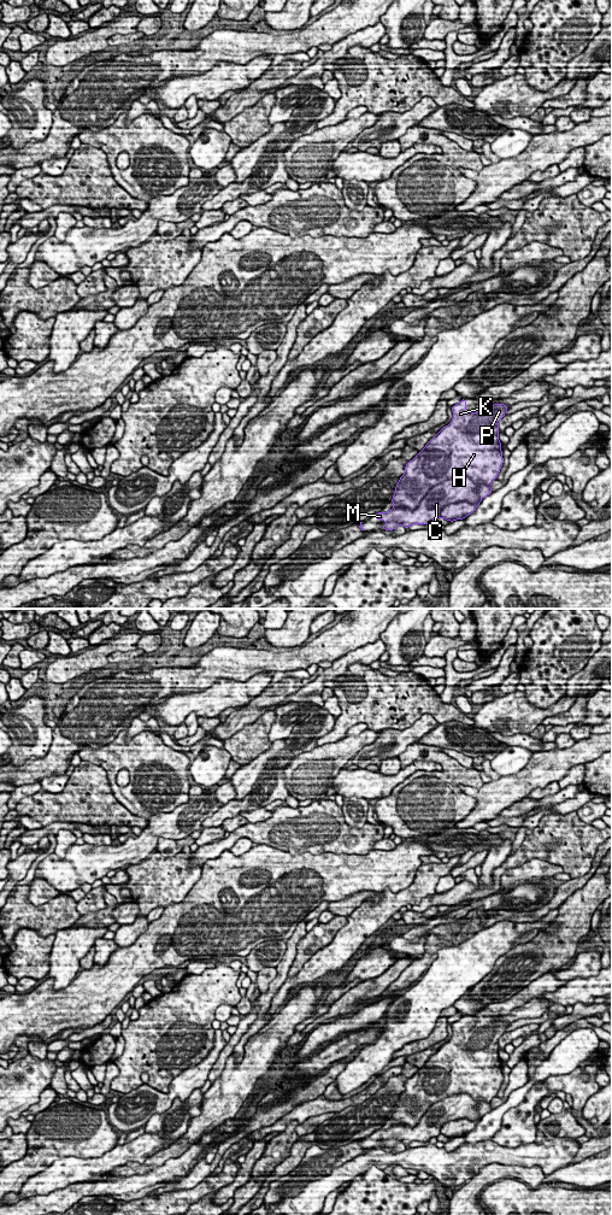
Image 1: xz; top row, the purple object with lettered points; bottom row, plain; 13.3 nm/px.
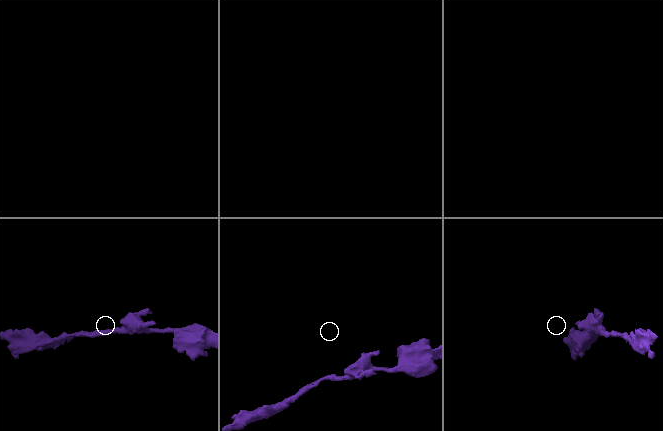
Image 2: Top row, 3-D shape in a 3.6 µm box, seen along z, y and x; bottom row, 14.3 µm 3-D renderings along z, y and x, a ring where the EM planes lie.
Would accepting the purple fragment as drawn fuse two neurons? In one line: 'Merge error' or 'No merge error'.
Merge error

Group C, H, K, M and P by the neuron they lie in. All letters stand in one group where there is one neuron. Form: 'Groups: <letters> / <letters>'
Groups: C M / H K P

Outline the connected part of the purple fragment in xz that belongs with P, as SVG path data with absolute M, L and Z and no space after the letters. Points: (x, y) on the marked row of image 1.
M466 399L452 406L452 422L443 427L425 447L405 465L405 474L395 486L390 503L407 509L417 509L426 493L447 480L466 476L487 486L496 480L504 463L499 440L499 422L506 415L507 405L493 404L488 410L466 412Z

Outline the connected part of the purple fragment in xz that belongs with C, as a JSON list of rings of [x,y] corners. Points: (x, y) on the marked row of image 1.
[[[459,476],[436,485],[422,499],[417,509],[407,509],[395,505],[390,511],[373,515],[373,518],[386,521],[381,526],[383,530],[393,530],[399,524],[407,528],[412,524],[429,524],[441,517],[441,510],[448,504],[459,501],[469,501],[471,504],[481,501],[487,495],[492,494],[490,486],[484,482],[475,482],[466,476]]]

